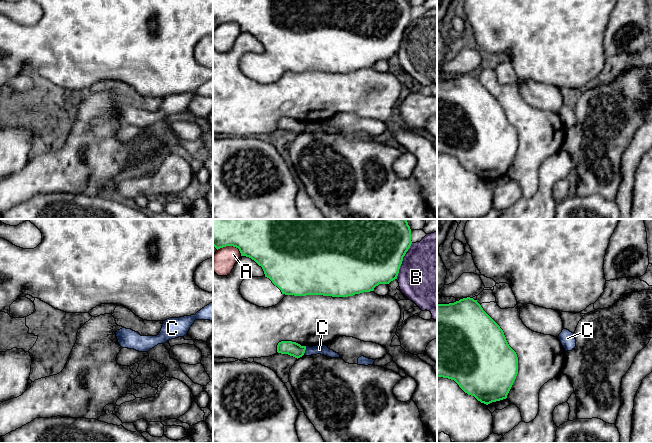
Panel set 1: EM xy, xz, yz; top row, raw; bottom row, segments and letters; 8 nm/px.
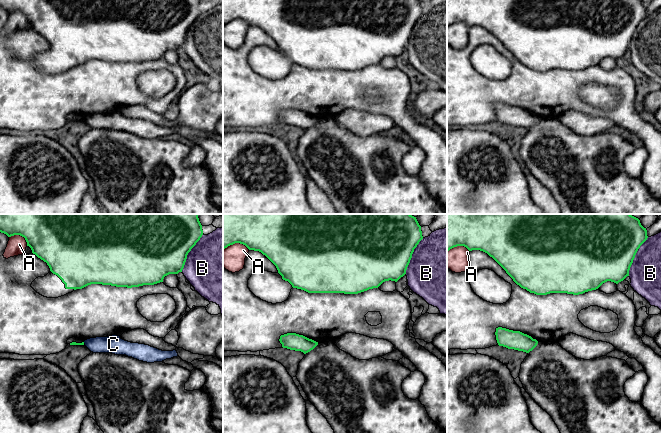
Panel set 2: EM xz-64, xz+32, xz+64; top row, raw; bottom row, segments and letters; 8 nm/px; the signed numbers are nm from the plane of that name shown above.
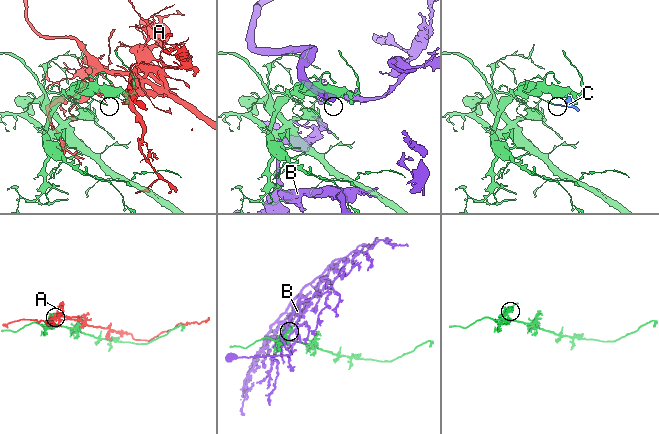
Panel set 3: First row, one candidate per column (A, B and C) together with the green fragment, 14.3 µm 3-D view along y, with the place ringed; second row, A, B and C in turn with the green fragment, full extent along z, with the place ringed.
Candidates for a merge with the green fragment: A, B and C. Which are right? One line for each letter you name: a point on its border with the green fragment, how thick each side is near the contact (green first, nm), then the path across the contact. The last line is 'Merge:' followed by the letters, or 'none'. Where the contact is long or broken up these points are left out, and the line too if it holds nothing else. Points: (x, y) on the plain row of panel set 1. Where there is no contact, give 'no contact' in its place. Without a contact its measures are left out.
Merge: none

